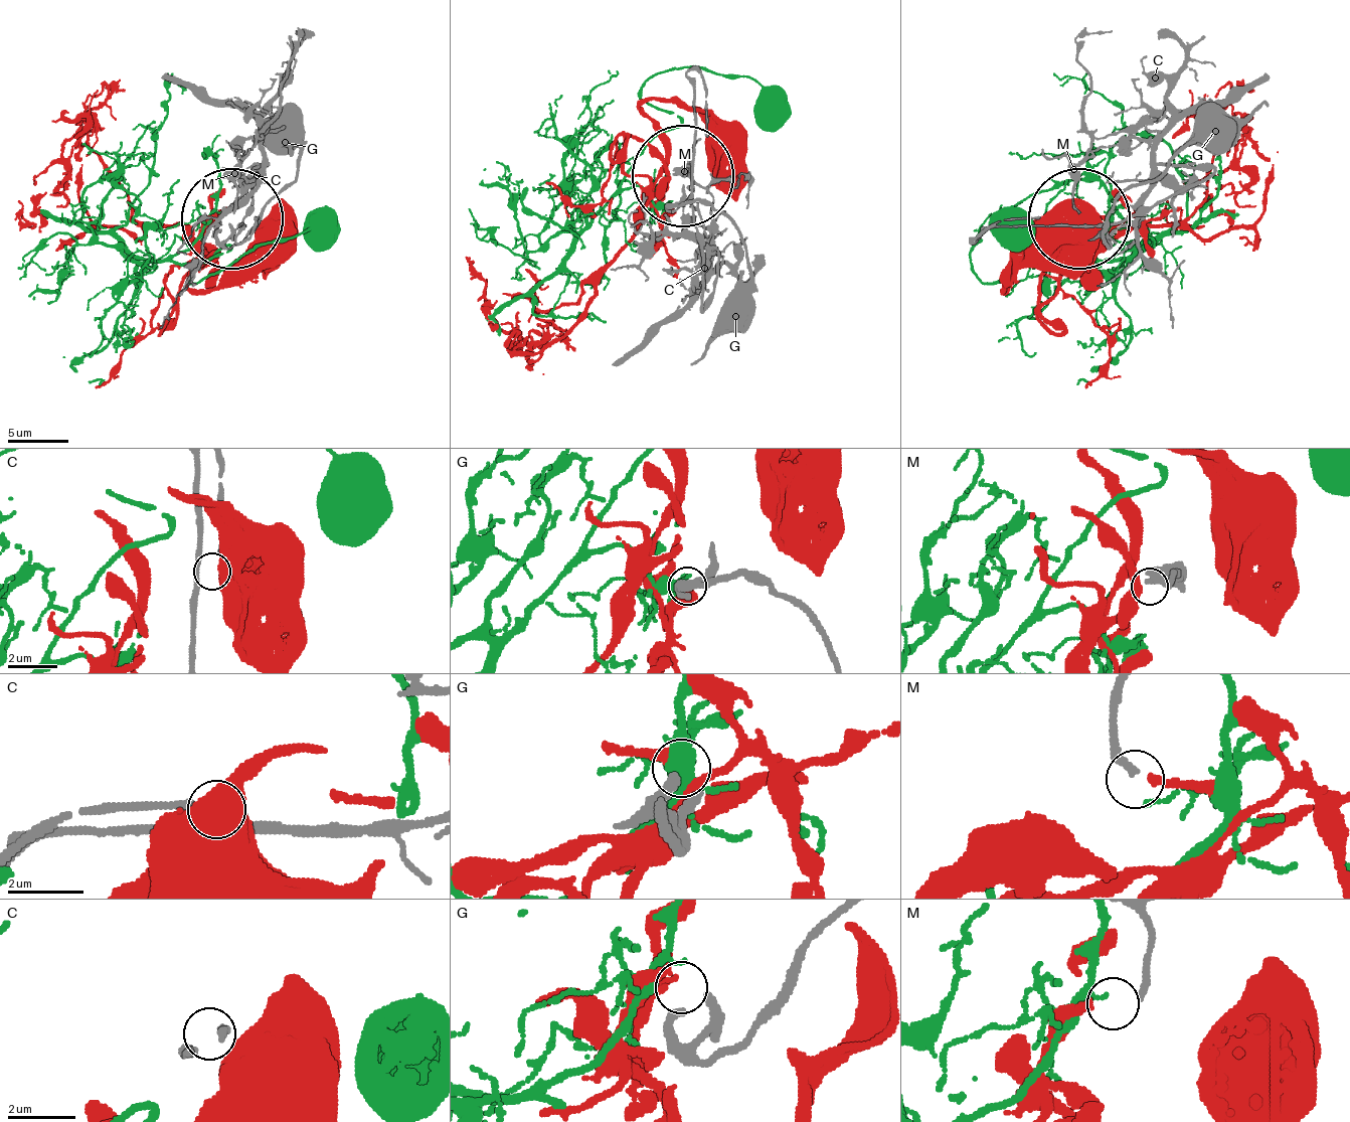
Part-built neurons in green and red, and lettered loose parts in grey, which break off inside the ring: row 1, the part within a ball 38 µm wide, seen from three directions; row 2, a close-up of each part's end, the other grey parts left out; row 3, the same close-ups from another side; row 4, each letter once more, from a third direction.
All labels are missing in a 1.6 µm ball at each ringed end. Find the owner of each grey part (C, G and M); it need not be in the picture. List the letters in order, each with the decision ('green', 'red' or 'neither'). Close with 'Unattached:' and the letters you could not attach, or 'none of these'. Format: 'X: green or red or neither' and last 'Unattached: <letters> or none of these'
C: neither
G: neither
M: red
Unattached: C, G

